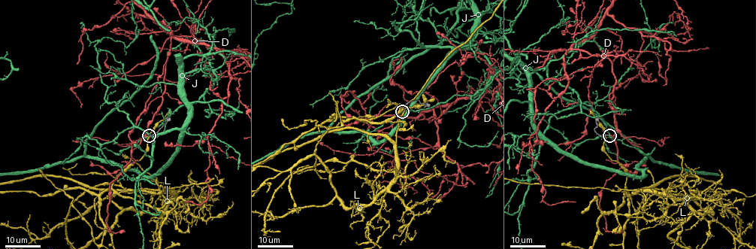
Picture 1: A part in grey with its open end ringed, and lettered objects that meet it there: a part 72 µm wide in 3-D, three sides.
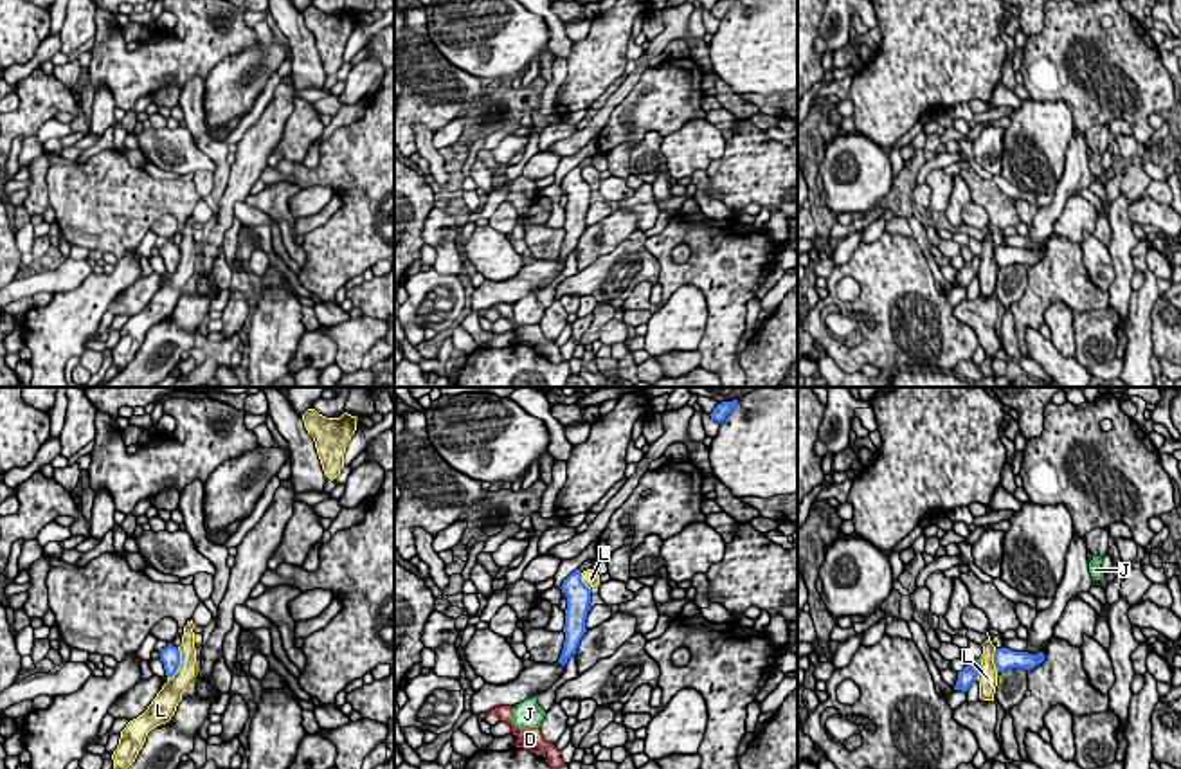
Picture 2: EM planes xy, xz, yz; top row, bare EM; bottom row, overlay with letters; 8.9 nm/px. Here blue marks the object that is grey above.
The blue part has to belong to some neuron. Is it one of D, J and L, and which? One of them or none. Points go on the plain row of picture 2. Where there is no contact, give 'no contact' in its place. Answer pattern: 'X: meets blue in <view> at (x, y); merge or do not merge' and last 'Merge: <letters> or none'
D: no contact; merge
J: no contact; do not merge
L: meets blue in xy at (179, 262); do not merge
Merge: D

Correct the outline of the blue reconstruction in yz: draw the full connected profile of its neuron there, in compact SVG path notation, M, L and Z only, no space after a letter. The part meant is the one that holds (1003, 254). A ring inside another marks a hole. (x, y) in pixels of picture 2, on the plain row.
M996 245L994 249L994 261L997 265L997 268L1008 267L1008 265L1024 265L1024 267L1032 267L1037 261L1041 261L1044 258L1044 250L1028 250L1028 249L1015 249L1010 245Z

